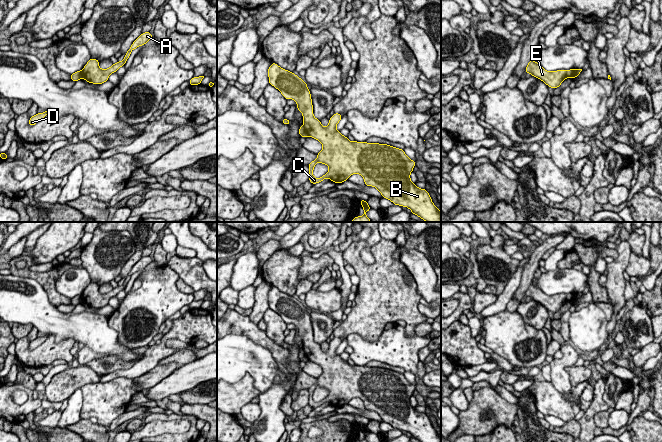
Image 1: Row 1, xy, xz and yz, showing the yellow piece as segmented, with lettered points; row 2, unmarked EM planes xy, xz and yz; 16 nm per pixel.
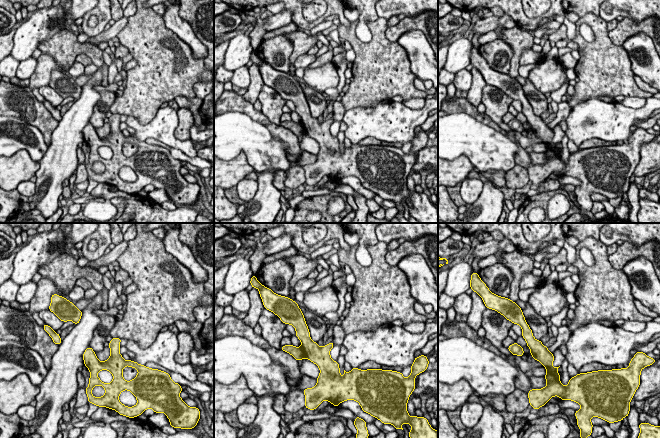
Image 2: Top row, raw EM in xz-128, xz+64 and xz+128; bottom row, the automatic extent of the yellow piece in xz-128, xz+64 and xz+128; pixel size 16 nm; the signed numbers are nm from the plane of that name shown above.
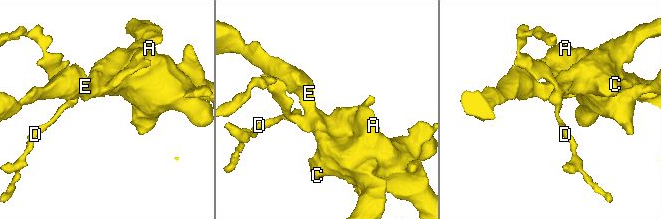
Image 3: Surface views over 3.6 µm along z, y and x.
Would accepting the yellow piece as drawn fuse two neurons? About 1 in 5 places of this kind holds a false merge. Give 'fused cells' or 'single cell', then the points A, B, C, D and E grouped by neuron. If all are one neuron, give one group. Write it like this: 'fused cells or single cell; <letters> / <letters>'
fused cells; A B C E / D

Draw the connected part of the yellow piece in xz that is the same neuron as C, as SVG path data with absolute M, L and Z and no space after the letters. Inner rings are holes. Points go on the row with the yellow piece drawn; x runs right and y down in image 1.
M272 63L268 69L269 84L278 89L287 99L293 99L297 103L298 110L303 115L304 127L308 136L318 140L323 149L317 154L317 159L308 164L309 181L314 185L329 178L332 182L342 183L352 174L360 174L364 178L366 186L373 186L379 190L383 198L389 199L395 205L404 206L426 222L441 222L441 211L433 204L426 189L420 189L412 183L410 174L416 162L411 160L402 149L379 143L351 142L336 129L342 119L341 114L334 113L329 119L327 127L321 125L320 120L313 114L313 105L310 90L301 78L293 72ZM316 163L326 164L329 171L320 178L313 176Z

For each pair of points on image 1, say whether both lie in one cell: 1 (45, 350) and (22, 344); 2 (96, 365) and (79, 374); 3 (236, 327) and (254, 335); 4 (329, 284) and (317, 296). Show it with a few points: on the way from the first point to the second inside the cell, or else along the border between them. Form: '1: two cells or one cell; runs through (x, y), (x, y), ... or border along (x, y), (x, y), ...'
1: one cell; runs through (39, 352), (29, 352), (27, 350)
2: two cells; border along (89, 366), (101, 376)
3: one cell; runs through (240, 327), (246, 327), (250, 331)
4: two cells; border along (335, 287), (329, 291), (316, 290)

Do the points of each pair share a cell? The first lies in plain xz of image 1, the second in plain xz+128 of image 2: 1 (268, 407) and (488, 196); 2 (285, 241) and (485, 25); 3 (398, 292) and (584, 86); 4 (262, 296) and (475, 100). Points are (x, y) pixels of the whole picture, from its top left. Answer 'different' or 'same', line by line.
1: same
2: same
3: same
4: same

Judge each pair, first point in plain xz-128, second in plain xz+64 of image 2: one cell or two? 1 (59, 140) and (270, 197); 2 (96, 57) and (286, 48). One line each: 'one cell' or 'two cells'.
1: one cell
2: one cell

